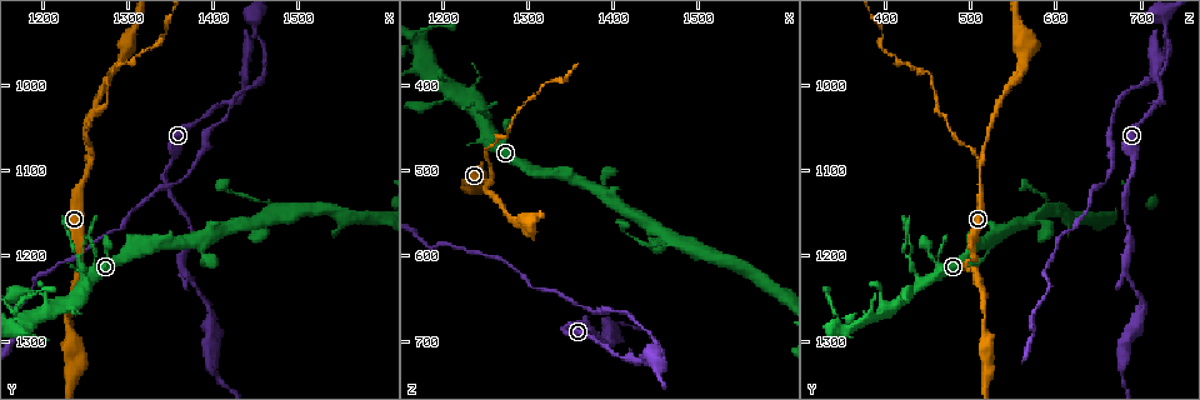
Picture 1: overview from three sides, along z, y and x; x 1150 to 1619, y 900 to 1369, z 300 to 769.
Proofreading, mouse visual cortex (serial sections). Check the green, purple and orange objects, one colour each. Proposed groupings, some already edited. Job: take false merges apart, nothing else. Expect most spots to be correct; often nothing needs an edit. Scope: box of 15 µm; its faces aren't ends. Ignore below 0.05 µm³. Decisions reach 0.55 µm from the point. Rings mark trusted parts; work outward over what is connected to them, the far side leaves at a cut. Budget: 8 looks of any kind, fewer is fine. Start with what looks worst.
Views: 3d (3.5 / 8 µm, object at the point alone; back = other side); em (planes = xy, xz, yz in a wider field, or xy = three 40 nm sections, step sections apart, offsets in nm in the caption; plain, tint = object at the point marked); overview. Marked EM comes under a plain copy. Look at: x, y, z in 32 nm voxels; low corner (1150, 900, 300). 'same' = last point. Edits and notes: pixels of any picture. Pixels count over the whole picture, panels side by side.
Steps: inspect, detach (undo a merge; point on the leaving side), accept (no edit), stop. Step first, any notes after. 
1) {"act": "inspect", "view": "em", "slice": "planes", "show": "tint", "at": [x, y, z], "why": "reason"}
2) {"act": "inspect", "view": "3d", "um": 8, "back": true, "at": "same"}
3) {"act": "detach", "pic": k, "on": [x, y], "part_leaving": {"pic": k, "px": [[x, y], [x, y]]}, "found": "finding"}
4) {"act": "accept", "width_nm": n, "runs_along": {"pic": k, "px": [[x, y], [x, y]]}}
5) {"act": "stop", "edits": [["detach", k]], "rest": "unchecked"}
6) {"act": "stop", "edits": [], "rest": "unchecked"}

{"act": "inspect", "view": "3d", "um": 3.5, "at": [1450, 940, 730], "why": "two arms in line, one across"}

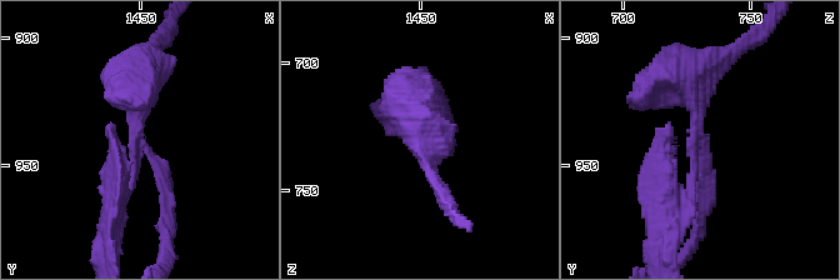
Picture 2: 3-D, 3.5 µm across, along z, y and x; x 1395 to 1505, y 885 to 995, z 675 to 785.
{"act": "inspect", "view": "em", "slice": "xy", "step": 2, "show": "tint", "at": [1447, 943, 728], "arms": 3, "arm_widths_nm": [150, 200, 350]}

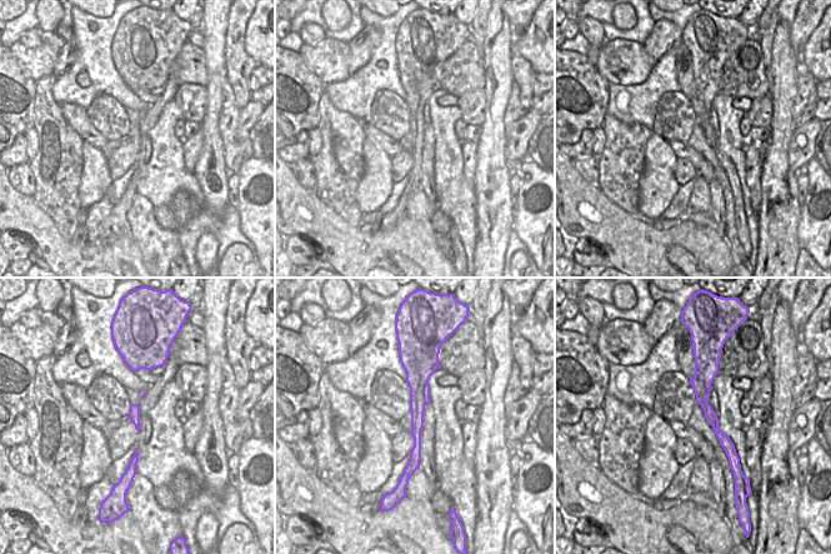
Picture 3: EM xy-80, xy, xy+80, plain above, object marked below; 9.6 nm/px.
{"act": "detach", "pic": 2, "on": [168, 186], "part_leaving": {"pic": 2, "px": [[141, 143], [169, 189], [169, 250]]}, "found": "two cells meet here"}

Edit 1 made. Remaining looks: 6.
{"act": "inspect", "view": "overview", "why": "see it whole again"}

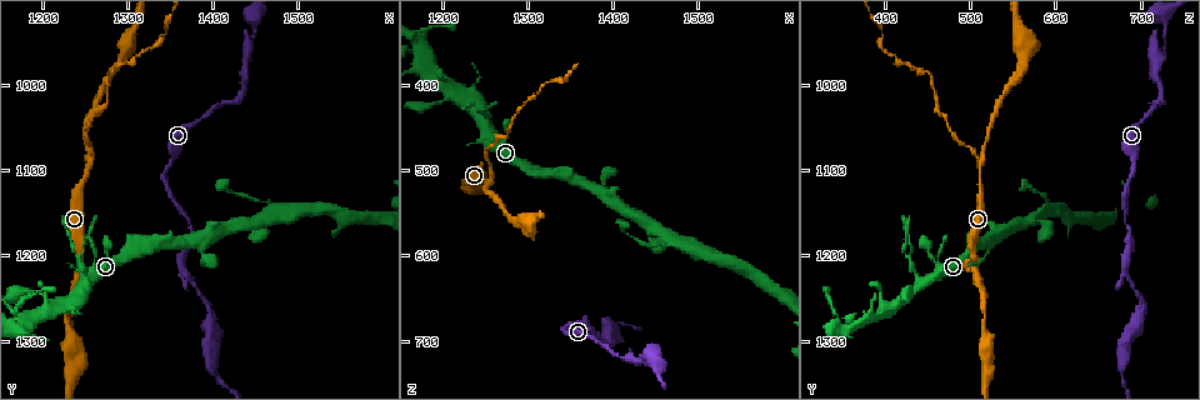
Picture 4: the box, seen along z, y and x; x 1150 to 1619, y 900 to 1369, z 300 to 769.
{"act": "inspect", "view": "3d", "um": 8, "back": true, "at": [1260, 1090, 515], "why": "arms part here"}

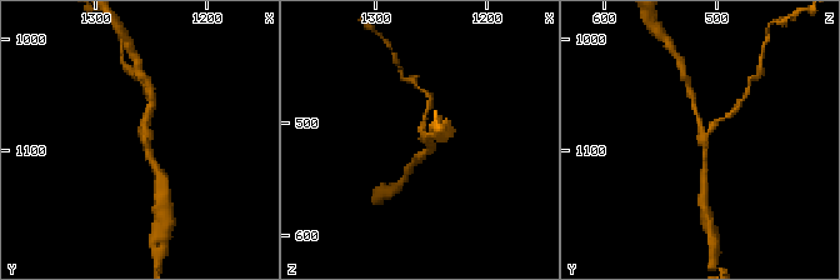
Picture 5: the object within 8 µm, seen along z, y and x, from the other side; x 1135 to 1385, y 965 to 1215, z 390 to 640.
{"act": "inspect", "view": "em", "slice": "xy", "step": 1, "show": "tint", "at": [1258, 1092, 510], "why": "now the EM"}

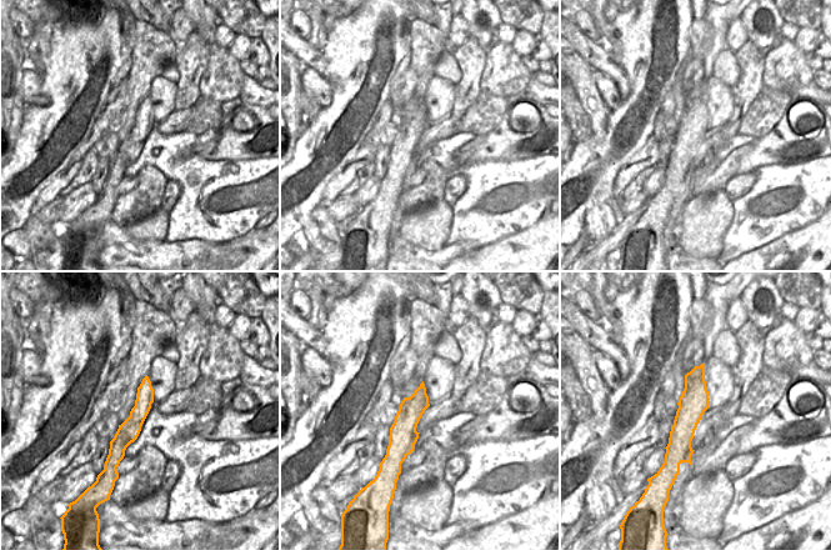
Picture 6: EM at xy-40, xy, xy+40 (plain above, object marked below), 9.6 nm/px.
{"act": "accept", "width_nm": 240, "runs_along": {"pic": 5, "px": [[703, 171], [704, 146], [693, 105]]}, "found": "one cell here"}

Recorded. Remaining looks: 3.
{"act": "inspect", "view": "3d", "um": 3.5, "at": [1240, 1215, 500], "why": "abrupt turn"}

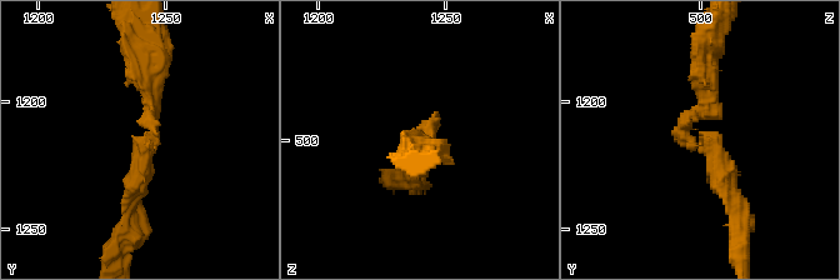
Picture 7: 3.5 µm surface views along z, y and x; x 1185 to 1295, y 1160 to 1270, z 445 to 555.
{"act": "inspect", "view": "em", "slice": "xy", "step": 5, "show": "tint", "at": [1242, 1218, 500], "arm_widths_nm": [200, 250]}

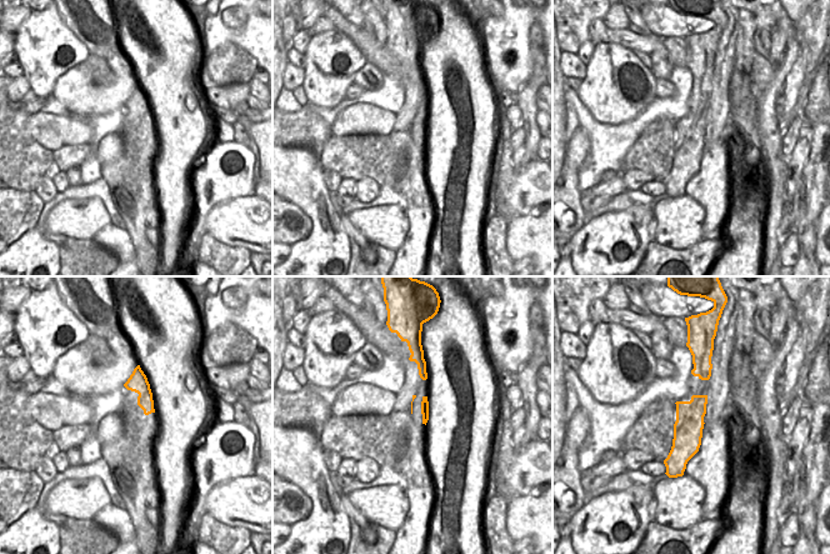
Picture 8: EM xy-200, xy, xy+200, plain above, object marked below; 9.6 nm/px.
{"act": "accept", "runs_along": {"pic": 7, "px": [[710, 91], [681, 134], [714, 149], [740, 210]]}, "found": "one cell here"}

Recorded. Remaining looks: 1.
{"act": "stop", "edits": [["detach", 2]], "rest": "unchecked"}

